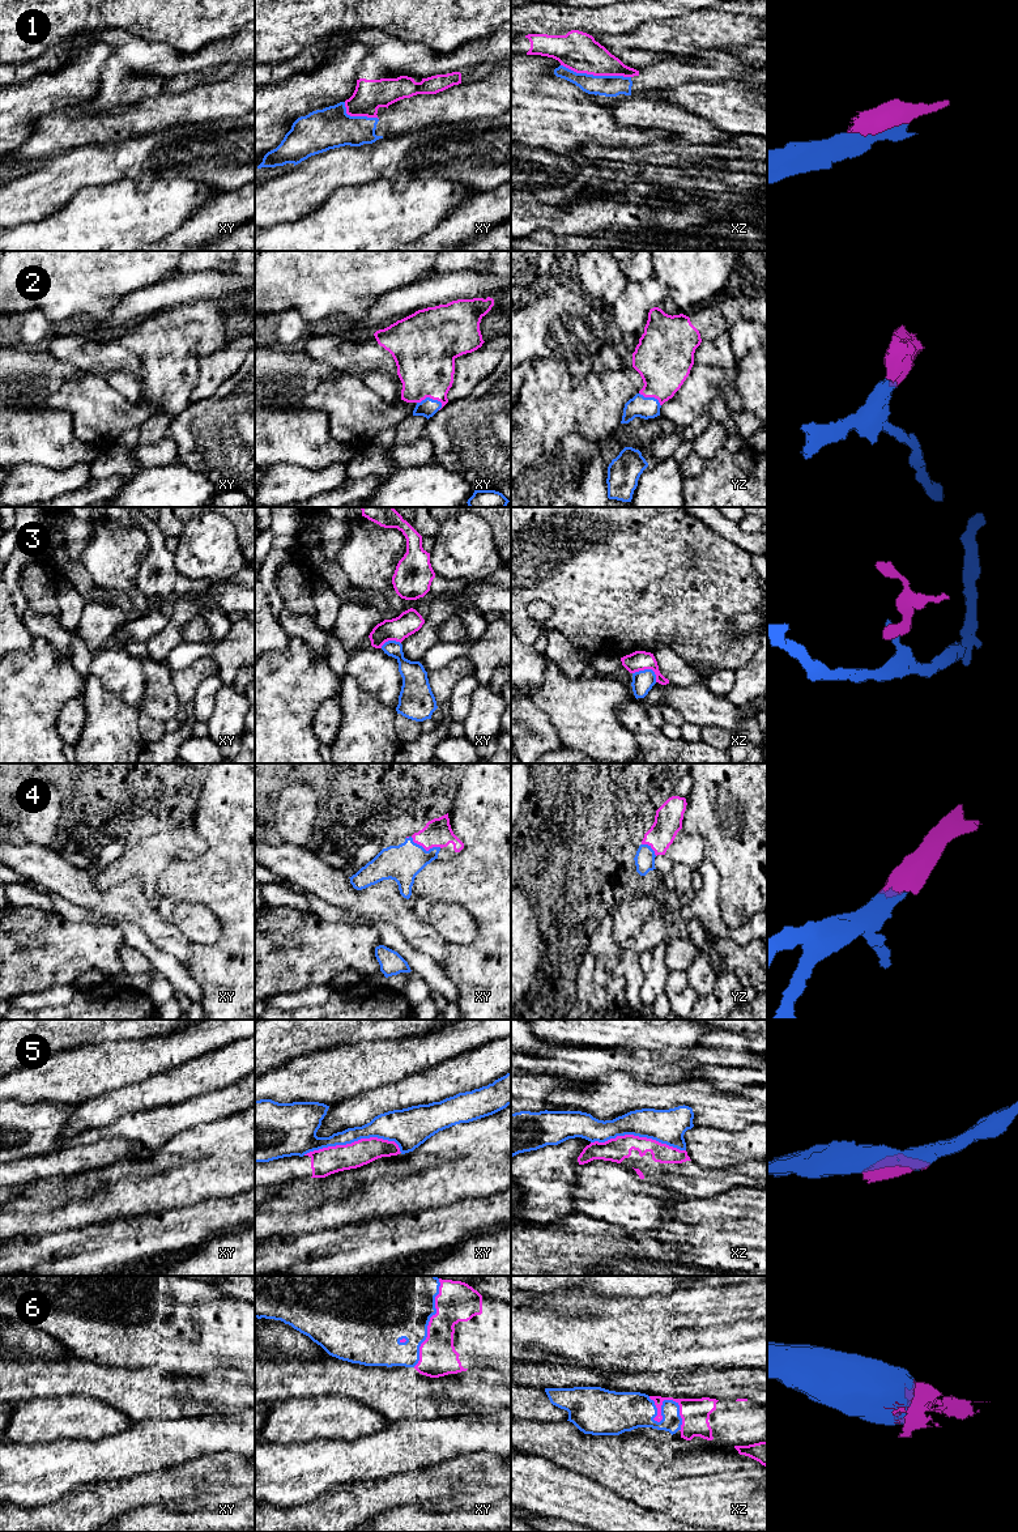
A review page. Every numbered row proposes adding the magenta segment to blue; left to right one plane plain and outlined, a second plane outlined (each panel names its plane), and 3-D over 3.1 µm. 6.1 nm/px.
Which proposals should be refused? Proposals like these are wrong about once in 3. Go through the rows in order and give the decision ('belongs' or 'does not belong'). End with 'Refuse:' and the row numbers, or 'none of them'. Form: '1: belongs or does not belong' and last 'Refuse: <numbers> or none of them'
1: does not belong
2: belongs
3: does not belong
4: belongs
5: does not belong
6: belongs
Refuse: 1, 3, 5

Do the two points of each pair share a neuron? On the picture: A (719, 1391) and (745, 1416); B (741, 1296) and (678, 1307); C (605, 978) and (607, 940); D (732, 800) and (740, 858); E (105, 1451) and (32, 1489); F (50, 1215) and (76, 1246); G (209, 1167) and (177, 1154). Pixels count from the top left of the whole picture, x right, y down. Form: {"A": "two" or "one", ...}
{"A": "two", "B": "two", "C": "one", "D": "one", "E": "one", "F": "two", "G": "one"}

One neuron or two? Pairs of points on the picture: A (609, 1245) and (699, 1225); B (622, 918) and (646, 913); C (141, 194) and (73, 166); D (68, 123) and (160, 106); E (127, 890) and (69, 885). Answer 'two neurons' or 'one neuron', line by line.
A: one neuron
B: one neuron
C: two neurons
D: one neuron
E: one neuron

